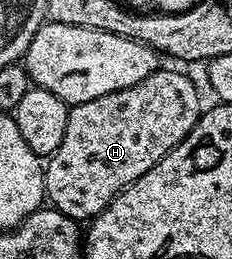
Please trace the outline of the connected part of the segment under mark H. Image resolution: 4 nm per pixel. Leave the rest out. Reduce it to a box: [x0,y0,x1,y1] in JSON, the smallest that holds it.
[44,67,204,223]

